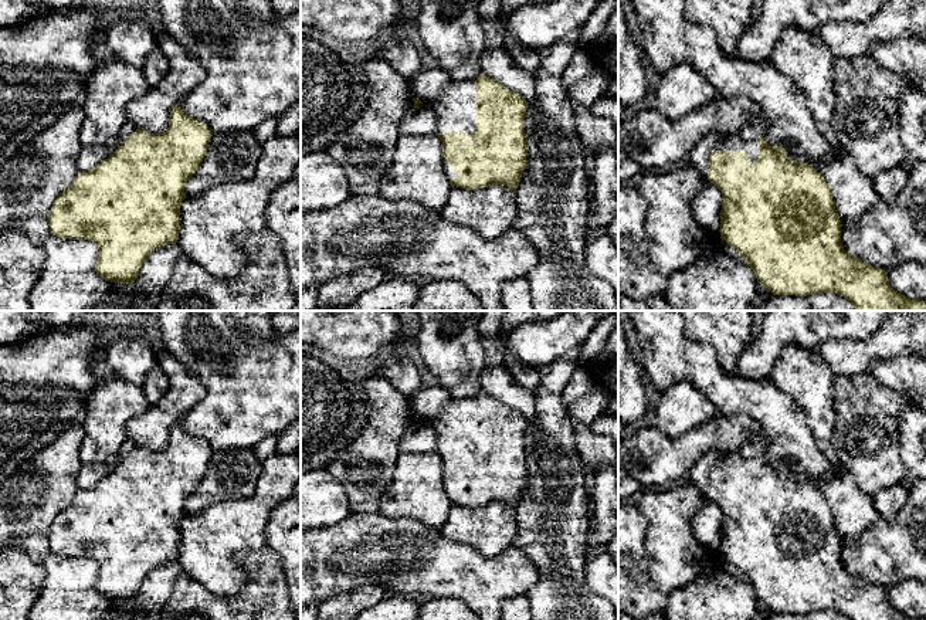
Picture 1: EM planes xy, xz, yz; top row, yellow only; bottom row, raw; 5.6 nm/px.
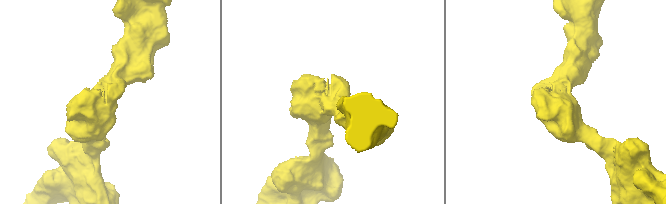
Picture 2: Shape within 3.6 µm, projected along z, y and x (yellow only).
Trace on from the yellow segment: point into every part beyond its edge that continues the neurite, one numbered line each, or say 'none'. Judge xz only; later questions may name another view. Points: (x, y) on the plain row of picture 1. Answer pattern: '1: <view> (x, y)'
1: xz (454, 426)

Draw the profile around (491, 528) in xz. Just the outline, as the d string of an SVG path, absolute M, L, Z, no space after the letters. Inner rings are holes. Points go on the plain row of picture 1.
M503 502L479 508L454 504L440 532L448 539L476 548L486 558L493 558L512 545L516 511Z

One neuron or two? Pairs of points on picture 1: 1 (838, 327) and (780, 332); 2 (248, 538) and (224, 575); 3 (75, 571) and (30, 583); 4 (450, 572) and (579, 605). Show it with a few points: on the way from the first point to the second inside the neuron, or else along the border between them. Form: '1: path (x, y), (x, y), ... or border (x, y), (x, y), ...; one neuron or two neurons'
1: path (824, 327), (816, 335), (794, 332); one neuron
2: path (238, 542), (224, 556), (224, 565); one neuron
3: border (43, 563), (44, 582), (33, 605); two neurons
4: border (529, 558), (538, 571), (538, 582), (526, 593); two neurons

